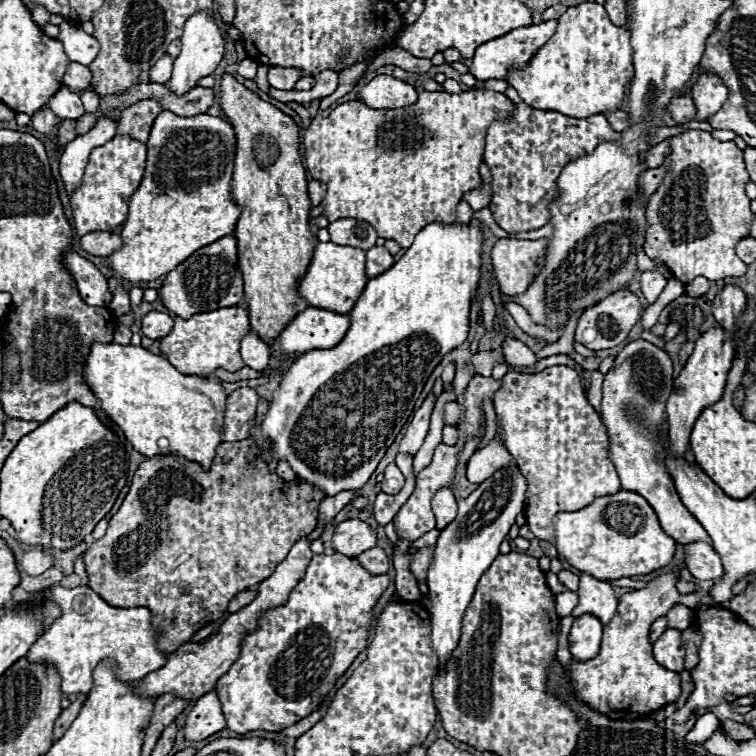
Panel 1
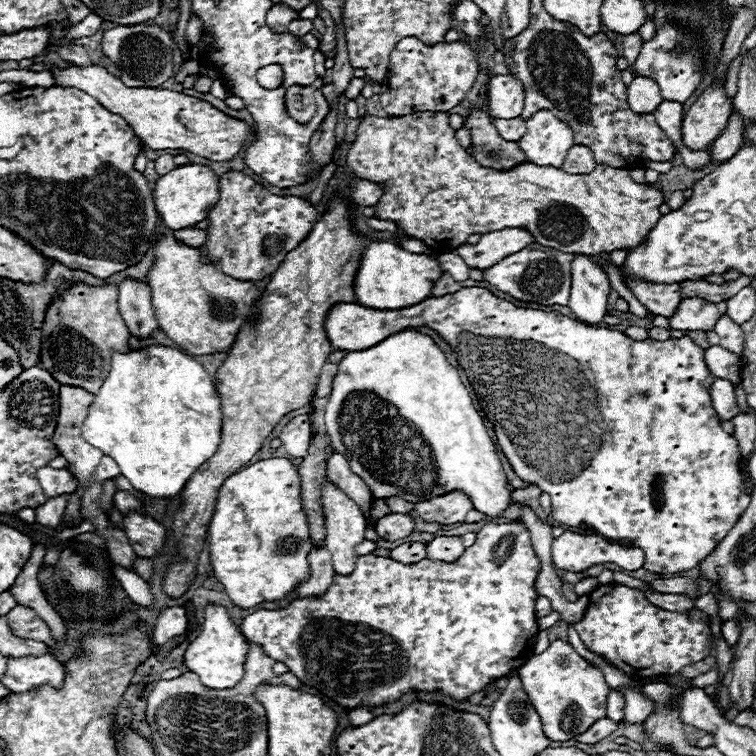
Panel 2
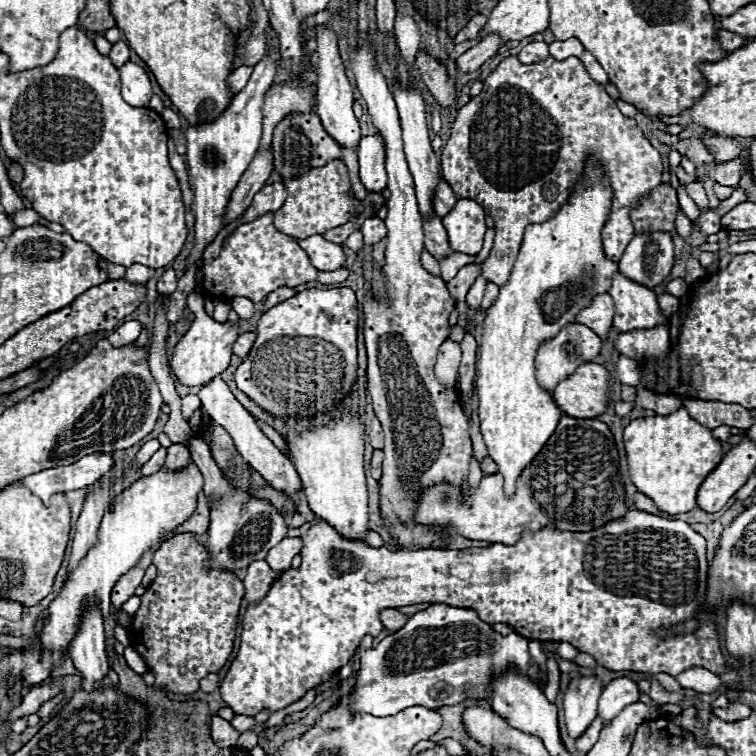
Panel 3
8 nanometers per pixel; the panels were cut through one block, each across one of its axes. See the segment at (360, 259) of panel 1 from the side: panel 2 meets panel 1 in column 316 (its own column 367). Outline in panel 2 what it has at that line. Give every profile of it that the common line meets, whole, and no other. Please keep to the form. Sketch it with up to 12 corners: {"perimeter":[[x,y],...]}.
{"perimeter":[[370,242],[356,302],[406,308],[432,296],[440,264]]}

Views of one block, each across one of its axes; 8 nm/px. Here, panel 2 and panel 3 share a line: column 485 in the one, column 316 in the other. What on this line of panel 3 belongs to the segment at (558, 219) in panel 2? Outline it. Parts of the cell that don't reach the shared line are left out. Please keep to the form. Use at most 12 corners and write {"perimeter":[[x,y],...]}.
{"perimeter":[[338,158],[284,182],[282,234],[308,238],[388,202],[358,200]]}

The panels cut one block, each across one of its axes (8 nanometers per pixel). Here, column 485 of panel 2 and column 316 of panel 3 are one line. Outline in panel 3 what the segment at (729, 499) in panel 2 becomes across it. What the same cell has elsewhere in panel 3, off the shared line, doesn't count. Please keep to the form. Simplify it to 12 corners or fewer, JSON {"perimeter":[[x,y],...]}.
{"perimeter":[[352,288],[272,306],[234,380],[314,418],[356,380]]}

